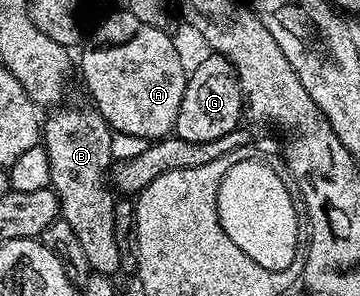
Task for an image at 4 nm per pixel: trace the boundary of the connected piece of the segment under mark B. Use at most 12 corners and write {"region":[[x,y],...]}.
{"region":[[94,108],[41,125],[50,188],[91,273],[118,274],[113,130]]}

